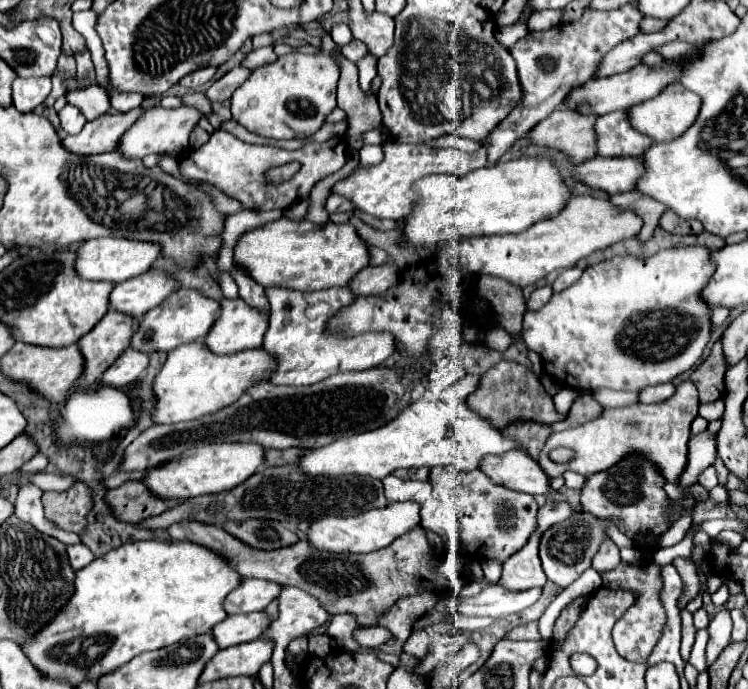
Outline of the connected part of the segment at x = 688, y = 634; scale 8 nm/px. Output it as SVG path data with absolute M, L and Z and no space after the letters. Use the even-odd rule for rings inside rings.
M682 610L682 658L688 660L692 644L696 638L696 628L692 624L692 614L688 610Z

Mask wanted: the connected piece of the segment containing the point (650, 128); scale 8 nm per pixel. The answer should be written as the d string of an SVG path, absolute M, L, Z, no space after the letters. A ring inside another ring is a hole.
M674 84L674 86L668 86L658 98L652 98L648 102L642 102L630 108L630 120L636 130L650 136L654 142L664 142L664 140L674 140L680 134L684 134L688 126L696 122L700 106L702 106L702 98L698 94L686 90L682 84Z

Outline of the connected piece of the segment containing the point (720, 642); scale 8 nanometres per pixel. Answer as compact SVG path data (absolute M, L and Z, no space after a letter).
M722 610L714 616L714 620L708 626L710 632L710 640L708 640L708 648L706 648L706 666L710 668L718 654L728 646L730 642L730 632L732 632L732 620L730 620L730 612Z

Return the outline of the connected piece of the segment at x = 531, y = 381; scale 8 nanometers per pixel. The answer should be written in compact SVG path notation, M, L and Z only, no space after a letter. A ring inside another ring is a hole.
M510 360L498 362L494 368L490 368L482 376L480 386L468 398L468 404L472 410L486 416L498 428L504 428L506 422L512 422L514 418L534 418L536 422L546 422L546 424L554 424L554 422L564 420L564 416L560 416L556 412L552 398L546 394L538 376L530 368L526 368L524 364L510 362Z

